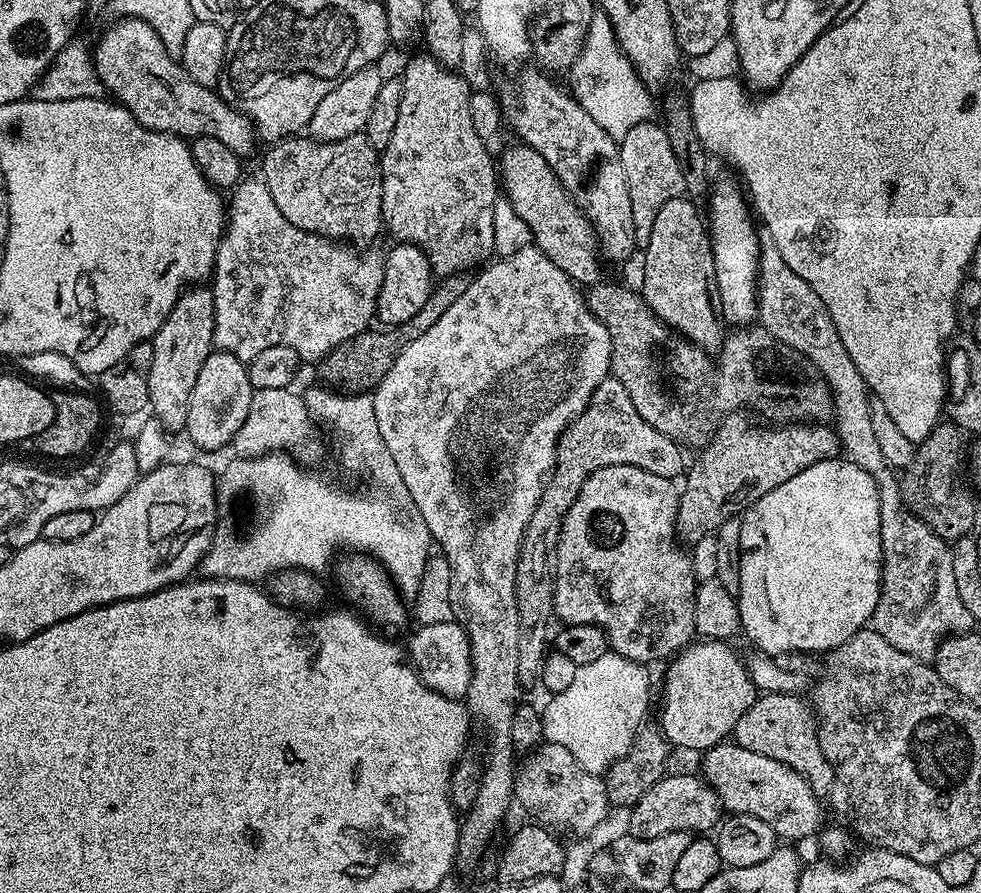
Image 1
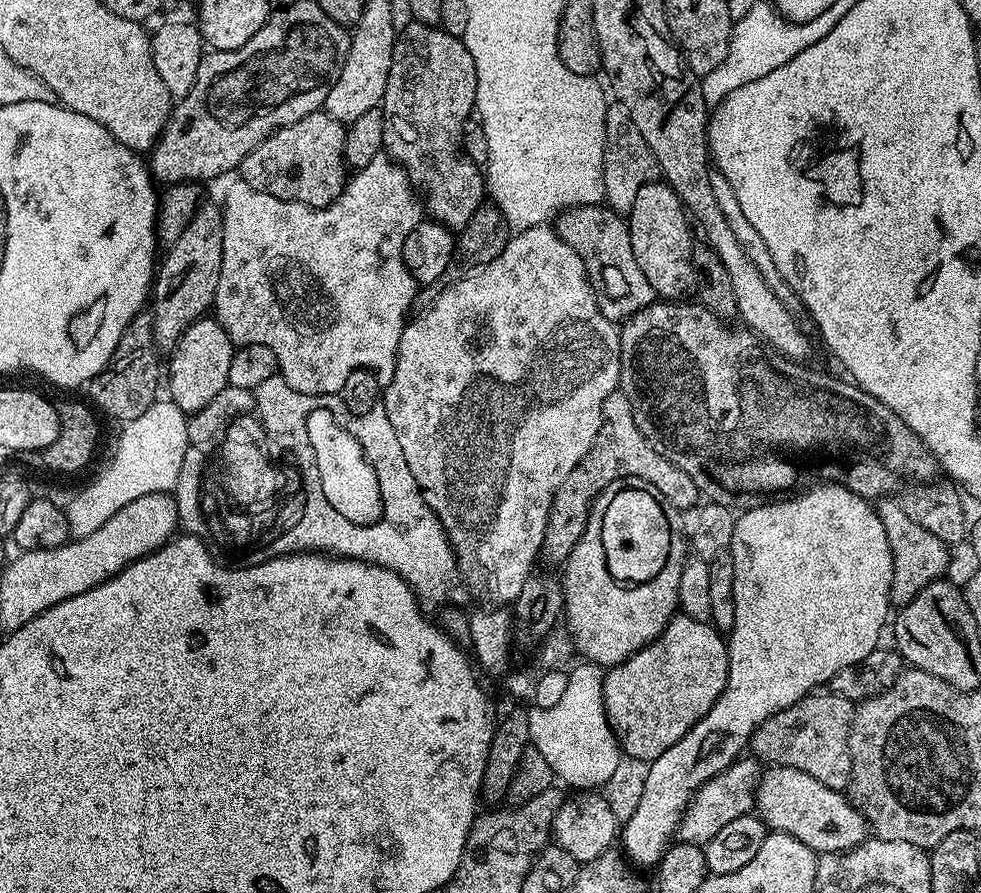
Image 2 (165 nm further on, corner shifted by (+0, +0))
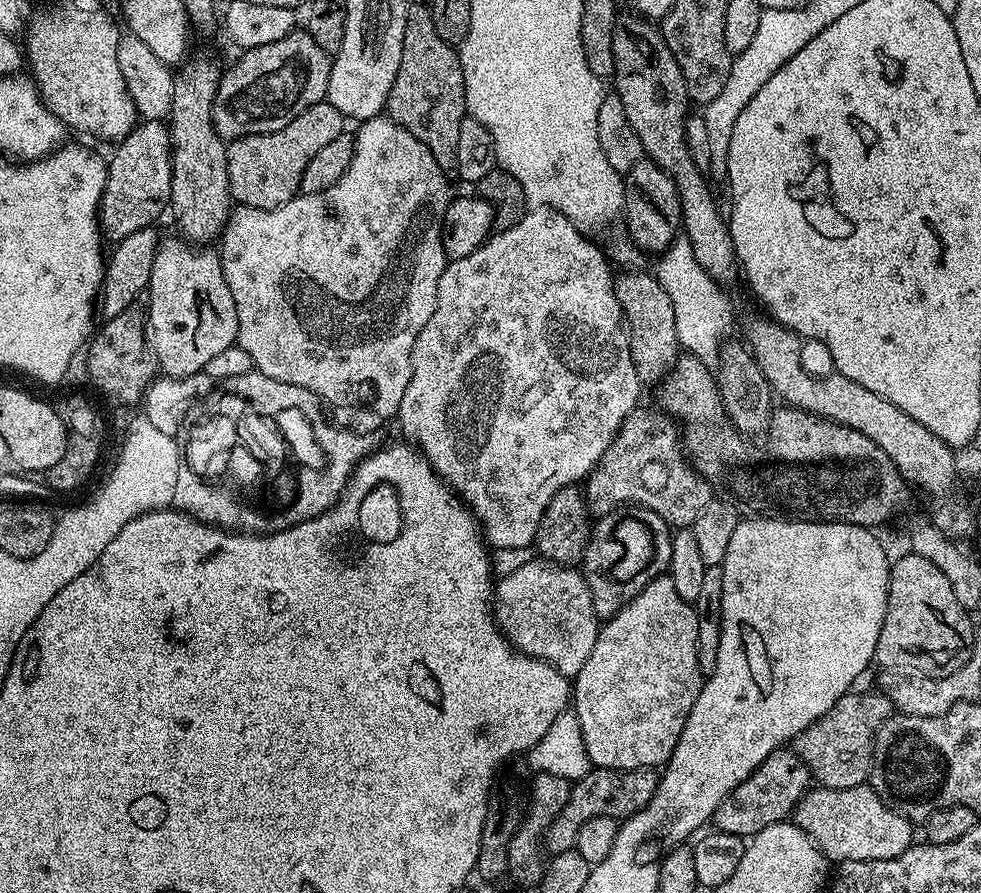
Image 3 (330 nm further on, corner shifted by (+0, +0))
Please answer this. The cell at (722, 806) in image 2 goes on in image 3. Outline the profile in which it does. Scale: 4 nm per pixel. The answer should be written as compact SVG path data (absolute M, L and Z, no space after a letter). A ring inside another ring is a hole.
M785 746L774 750L746 782L742 782L718 806L713 814L711 823L715 831L725 832L751 838L758 834L758 830L766 830L766 826L787 821L795 813L798 802L810 790L813 783L812 773L809 772L806 762L798 758L798 754L791 747Z

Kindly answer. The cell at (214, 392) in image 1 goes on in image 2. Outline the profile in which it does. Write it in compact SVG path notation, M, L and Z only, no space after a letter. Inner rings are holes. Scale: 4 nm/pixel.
M201 318L193 322L182 334L182 338L171 349L172 356L166 360L167 395L181 408L185 414L202 410L206 402L210 402L222 390L229 387L230 358L234 351L232 340L226 330L215 318Z

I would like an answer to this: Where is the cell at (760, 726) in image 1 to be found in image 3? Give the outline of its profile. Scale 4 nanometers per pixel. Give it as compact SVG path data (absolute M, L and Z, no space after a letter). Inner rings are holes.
M848 692L818 722L814 722L794 741L794 751L806 762L813 781L825 788L849 788L865 783L872 770L876 729L891 720L894 709L883 692Z

